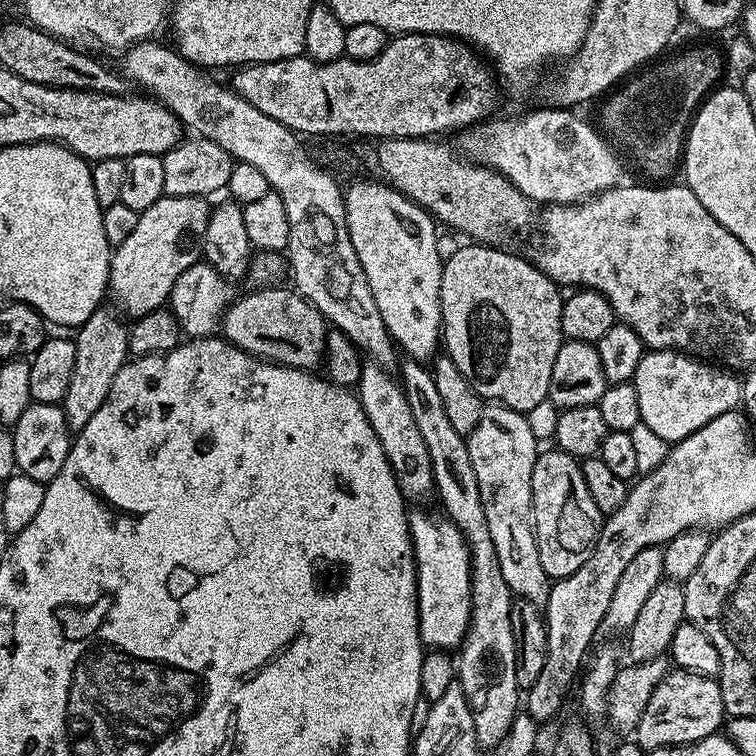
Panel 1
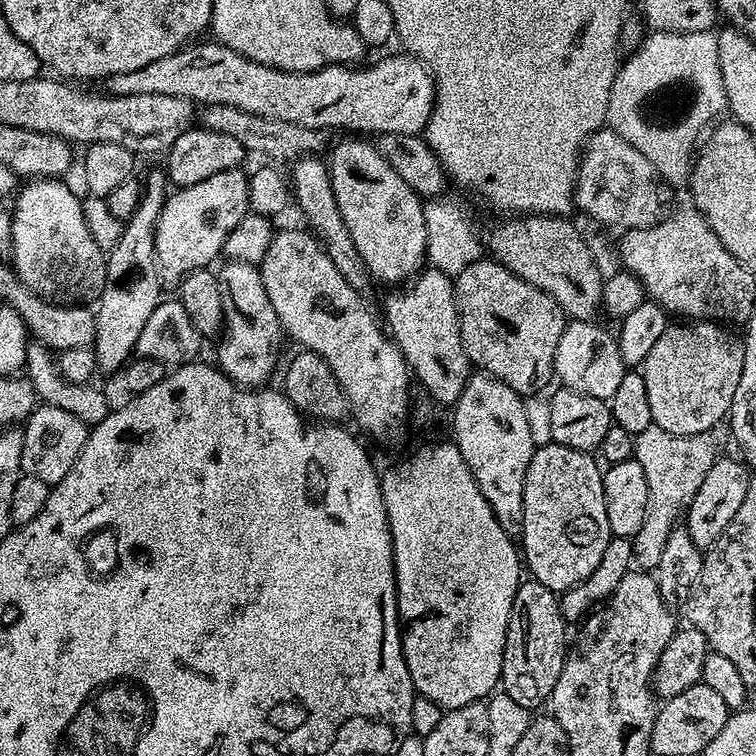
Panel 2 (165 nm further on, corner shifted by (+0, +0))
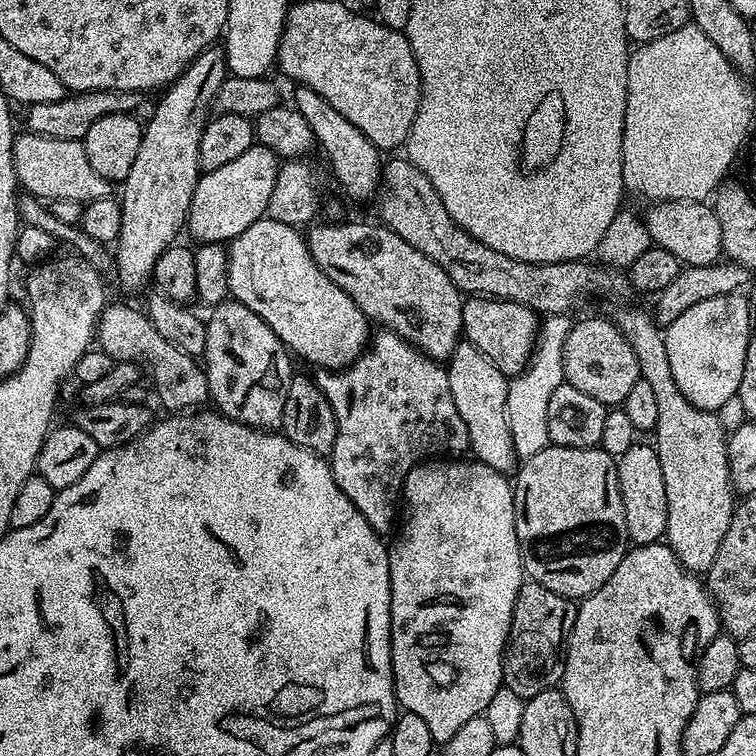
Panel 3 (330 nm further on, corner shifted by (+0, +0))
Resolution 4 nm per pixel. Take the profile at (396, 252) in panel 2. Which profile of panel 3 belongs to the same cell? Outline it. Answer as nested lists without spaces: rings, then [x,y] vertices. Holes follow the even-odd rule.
[[[303,86],[295,90],[297,92],[293,94],[291,103],[298,114],[302,114],[306,122],[310,122],[316,144],[324,147],[324,156],[328,159],[337,182],[344,187],[345,194],[356,200],[366,199],[371,192],[373,195],[382,179],[381,149],[376,148],[374,142],[370,142],[370,138],[366,138],[366,134],[362,134],[362,130],[354,126],[354,122],[346,122],[346,118],[342,118],[342,114],[338,114],[338,110],[334,110],[334,106],[330,106],[330,102],[322,98],[322,94],[314,94],[314,90]]]

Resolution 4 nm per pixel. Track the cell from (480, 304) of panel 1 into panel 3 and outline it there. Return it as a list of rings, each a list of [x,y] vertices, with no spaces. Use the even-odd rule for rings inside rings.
[[[468,296],[462,310],[462,322],[464,323],[463,335],[498,370],[511,378],[523,372],[524,367],[532,358],[532,350],[536,347],[538,335],[538,316],[526,306],[522,306],[513,300],[494,300],[487,296]]]

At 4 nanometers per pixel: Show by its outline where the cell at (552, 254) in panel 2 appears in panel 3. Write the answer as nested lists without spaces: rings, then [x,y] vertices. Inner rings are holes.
[[[624,308],[614,316],[614,323],[638,358],[640,379],[650,382],[658,401],[654,447],[658,462],[662,462],[662,482],[666,482],[666,543],[689,572],[707,573],[734,511],[732,472],[728,469],[728,442],[724,427],[720,425],[717,413],[694,406],[686,394],[678,390],[674,370],[670,370],[670,358],[666,358],[661,325],[656,323],[651,311]]]

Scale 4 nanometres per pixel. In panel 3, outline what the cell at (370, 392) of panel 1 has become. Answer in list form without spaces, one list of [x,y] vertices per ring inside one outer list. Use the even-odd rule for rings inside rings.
[[[267,218],[254,222],[254,226],[246,226],[242,234],[238,234],[227,245],[228,250],[228,291],[231,299],[242,302],[266,326],[278,334],[289,353],[309,360],[322,370],[343,370],[354,363],[364,353],[370,343],[370,321],[363,310],[328,277],[314,262],[308,249],[305,233],[297,225],[269,220]]]

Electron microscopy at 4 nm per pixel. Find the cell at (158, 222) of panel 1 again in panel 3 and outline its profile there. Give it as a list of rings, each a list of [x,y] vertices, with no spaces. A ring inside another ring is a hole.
[[[256,142],[246,154],[234,158],[234,162],[203,173],[196,183],[186,232],[200,244],[224,244],[242,234],[246,226],[254,226],[254,222],[265,219],[281,163],[281,157],[274,150]]]

